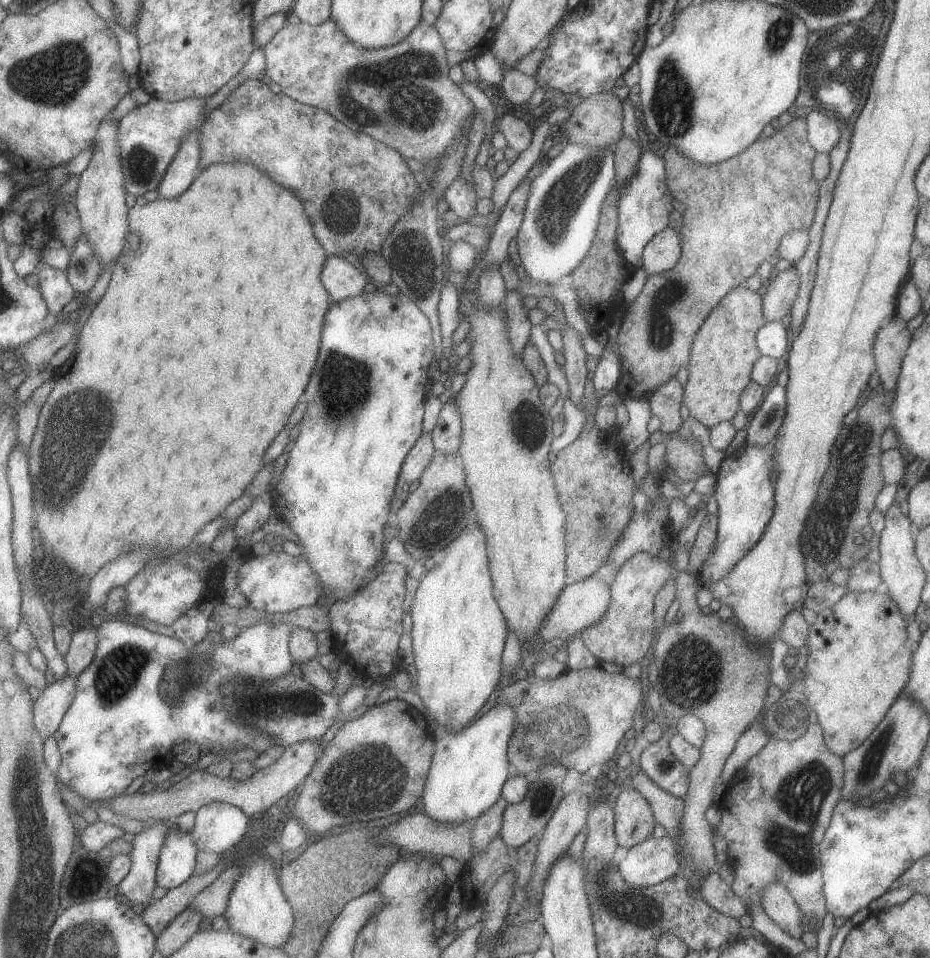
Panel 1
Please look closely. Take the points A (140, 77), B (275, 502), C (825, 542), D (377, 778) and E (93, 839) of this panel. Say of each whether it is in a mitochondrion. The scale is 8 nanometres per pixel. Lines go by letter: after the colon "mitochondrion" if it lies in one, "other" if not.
A: other
B: other
C: mitochondrion
D: mitochondrion
E: other

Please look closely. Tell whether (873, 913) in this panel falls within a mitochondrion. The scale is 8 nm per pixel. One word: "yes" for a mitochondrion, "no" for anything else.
no

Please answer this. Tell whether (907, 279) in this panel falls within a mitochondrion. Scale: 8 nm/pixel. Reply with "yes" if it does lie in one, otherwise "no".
no

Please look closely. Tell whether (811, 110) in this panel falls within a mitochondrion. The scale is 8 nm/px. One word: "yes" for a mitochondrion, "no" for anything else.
no

